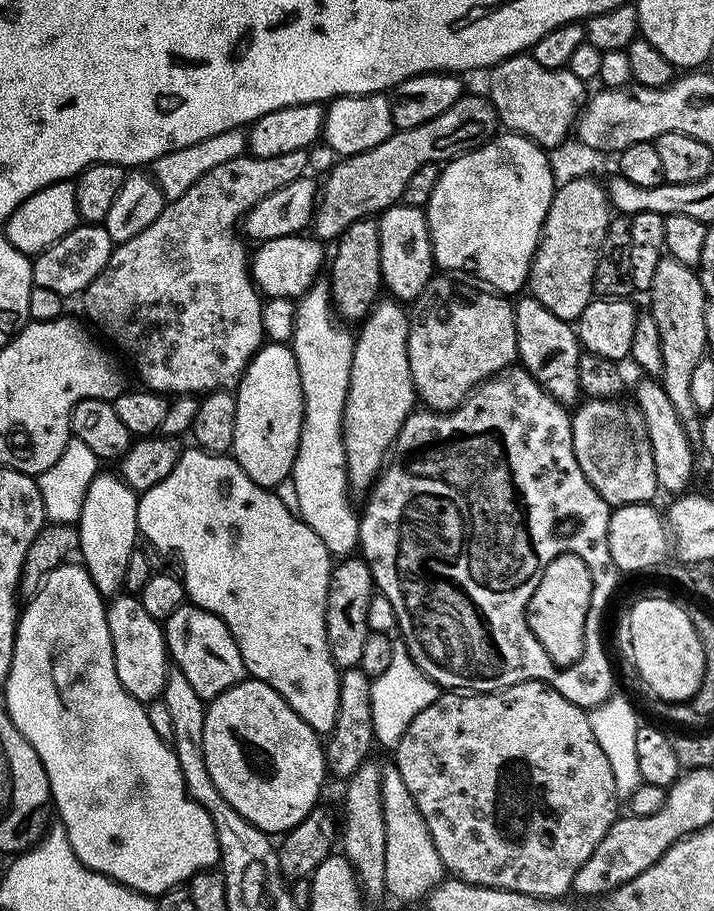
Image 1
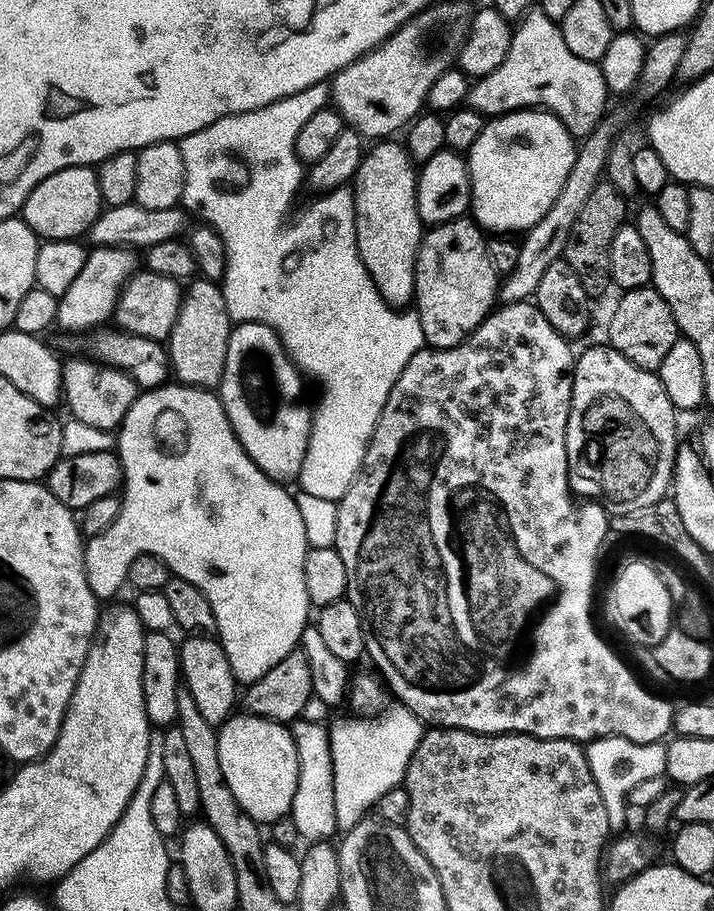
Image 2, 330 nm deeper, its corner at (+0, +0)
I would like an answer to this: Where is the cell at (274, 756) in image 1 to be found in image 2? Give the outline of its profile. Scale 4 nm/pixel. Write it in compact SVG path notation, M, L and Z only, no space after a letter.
M241 714L229 715L219 725L218 762L222 762L222 774L230 794L238 798L238 806L250 814L250 818L267 826L271 820L289 815L299 780L299 756L291 727L269 716Z

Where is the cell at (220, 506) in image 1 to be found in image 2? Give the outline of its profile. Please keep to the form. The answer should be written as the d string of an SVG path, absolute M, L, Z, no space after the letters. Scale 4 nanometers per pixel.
M165 382L159 388L150 388L141 391L126 418L120 423L118 429L120 435L120 448L118 455L120 465L124 468L124 479L122 481L122 499L120 500L120 513L114 518L114 522L102 534L87 537L84 546L84 573L90 590L97 597L104 598L111 592L116 592L120 587L125 587L130 562L138 558L144 552L152 556L162 558L169 573L173 577L180 577L186 582L194 585L205 602L210 606L216 619L215 635L224 648L228 659L228 667L237 681L241 680L244 686L256 683L256 680L267 674L278 662L289 659L293 655L292 647L301 643L304 628L310 624L310 605L306 594L306 578L302 574L304 559L308 553L309 546L306 542L306 530L302 526L302 517L298 515L296 497L290 491L287 492L283 483L271 480L263 470L246 454L246 450L240 445L240 440L234 434L230 418L224 409L224 403L220 401L215 391L206 388L190 388L179 382Z

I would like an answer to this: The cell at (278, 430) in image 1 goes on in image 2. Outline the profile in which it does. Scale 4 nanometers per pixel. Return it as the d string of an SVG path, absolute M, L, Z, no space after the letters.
M246 320L240 323L237 323L232 329L230 338L228 339L228 345L226 346L226 370L224 371L224 377L220 383L218 389L218 395L220 401L224 403L224 409L226 414L230 418L232 423L232 429L234 434L239 438L240 445L246 450L246 454L250 454L250 458L254 463L257 464L267 474L271 480L277 482L288 482L288 479L299 477L300 467L302 462L306 458L306 446L308 445L308 439L312 433L312 414L313 409L308 408L304 405L304 388L300 385L300 380L302 381L302 373L299 368L297 368L292 357L288 355L288 352L284 348L284 343L280 340L280 335L277 334L275 328L270 327L269 324L262 324L258 320Z

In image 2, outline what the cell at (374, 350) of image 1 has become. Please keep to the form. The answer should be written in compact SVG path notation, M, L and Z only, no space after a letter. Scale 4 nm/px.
M380 142L376 149L369 151L358 165L359 176L355 181L356 202L356 245L358 254L382 298L390 307L400 310L413 303L416 294L416 255L420 249L422 225L416 206L417 169L403 143Z

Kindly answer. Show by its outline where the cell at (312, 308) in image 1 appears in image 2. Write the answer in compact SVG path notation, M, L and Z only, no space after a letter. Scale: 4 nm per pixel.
M321 82L298 94L276 100L265 108L253 112L235 112L226 118L218 118L218 122L183 136L178 143L184 167L182 204L185 209L204 208L223 192L240 196L240 228L219 229L224 240L224 252L228 255L228 267L224 270L222 281L226 310L234 322L258 320L275 328L285 350L301 373L305 377L313 376L320 380L320 401L314 404L312 433L306 446L306 458L300 467L298 488L317 498L330 498L338 502L346 490L350 490L354 478L360 473L368 439L372 437L394 382L398 382L398 374L402 374L406 362L410 362L412 355L425 347L425 343L415 311L408 310L401 314L384 301L382 294L378 294L358 254L356 202L347 187L323 193L301 214L296 224L296 245L292 248L288 268L280 268L276 273L260 268L260 263L268 256L268 247L275 242L280 232L280 219L287 214L296 191L300 184L302 188L306 180L305 165L296 156L298 130L302 130L306 121L313 114L318 114L318 110L325 107L329 100L329 85Z

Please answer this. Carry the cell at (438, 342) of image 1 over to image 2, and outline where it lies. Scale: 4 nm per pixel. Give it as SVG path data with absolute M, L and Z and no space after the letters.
M471 218L451 220L445 224L433 224L420 237L420 249L416 255L416 294L414 311L420 320L424 343L430 348L453 348L493 311L498 300L498 273L490 255L490 244L479 224Z

